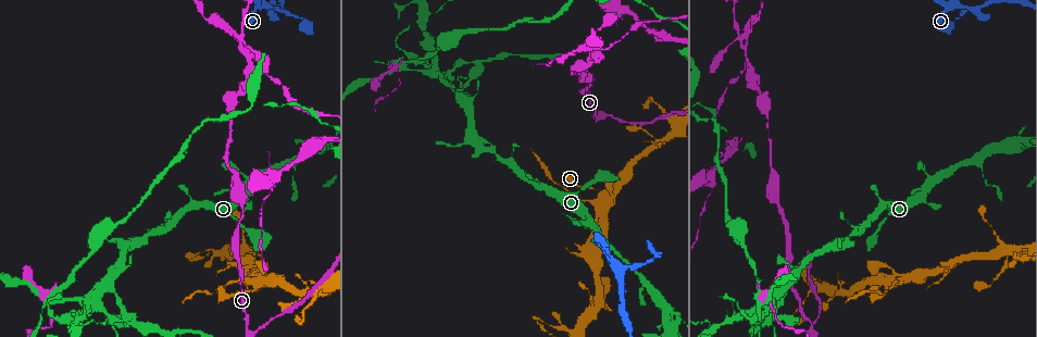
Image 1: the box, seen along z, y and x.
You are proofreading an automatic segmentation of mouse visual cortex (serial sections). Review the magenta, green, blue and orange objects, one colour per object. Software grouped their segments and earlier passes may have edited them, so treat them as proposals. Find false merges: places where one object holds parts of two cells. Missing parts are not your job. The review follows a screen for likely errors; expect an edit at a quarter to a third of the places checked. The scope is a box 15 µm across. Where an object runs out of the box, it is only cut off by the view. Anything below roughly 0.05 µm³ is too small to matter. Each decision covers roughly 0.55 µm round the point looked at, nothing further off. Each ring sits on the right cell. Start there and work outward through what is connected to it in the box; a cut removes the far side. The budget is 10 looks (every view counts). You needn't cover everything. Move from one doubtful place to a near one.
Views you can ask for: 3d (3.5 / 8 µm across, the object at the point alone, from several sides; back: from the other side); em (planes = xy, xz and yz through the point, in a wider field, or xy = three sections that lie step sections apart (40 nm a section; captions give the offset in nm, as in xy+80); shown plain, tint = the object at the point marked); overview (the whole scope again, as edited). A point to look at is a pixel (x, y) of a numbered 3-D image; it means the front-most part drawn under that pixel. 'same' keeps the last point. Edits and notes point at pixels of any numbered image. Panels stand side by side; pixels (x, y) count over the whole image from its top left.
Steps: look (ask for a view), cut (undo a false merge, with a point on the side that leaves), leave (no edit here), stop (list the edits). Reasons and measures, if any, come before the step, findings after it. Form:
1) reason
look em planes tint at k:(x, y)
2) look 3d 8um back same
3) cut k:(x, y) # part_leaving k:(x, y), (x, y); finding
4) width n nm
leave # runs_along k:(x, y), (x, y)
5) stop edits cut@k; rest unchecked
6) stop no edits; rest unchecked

thick turns thin
look 3d 8um at 1:(584, 201)

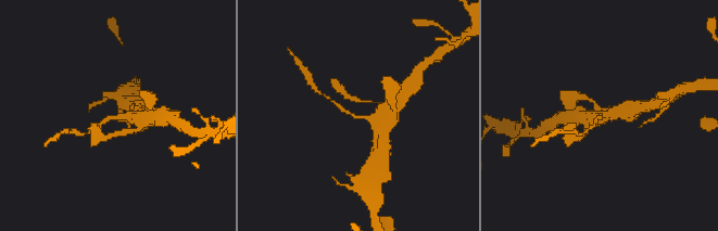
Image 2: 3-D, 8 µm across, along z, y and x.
arm_widths 150, 500 nm; shape alone is not enough
look em xy step 1 tint at 2:(599, 119)

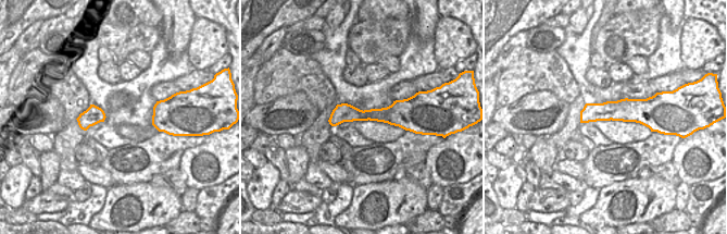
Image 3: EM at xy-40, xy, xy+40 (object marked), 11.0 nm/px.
cut 2:(342, 110) # border 3:(604, 102), (611, 119); a second cell is stuck on

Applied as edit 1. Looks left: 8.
small branch off a trunk
look 3d 8um back at 1:(327, 286)

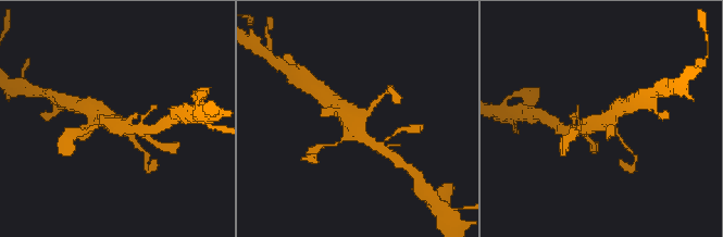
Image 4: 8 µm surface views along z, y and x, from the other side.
arms 4; arm_widths 150, 200, 350, 450 nm
look em planes tint at 4:(598, 123)

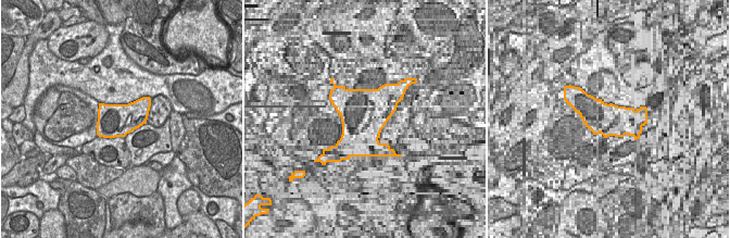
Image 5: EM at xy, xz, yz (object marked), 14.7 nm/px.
leave # runs_along 4:(374, 145), (340, 103); continuous, no second cell

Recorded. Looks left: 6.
two arms in line, one across
look 3d 3.5um at 1:(787, 285)

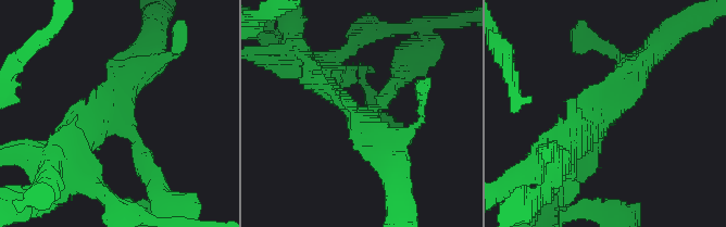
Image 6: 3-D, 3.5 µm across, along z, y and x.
arms 3; arm_widths 200, 350, 400 nm; need the tissue
look em xy step 1 tint at 6:(607, 114)

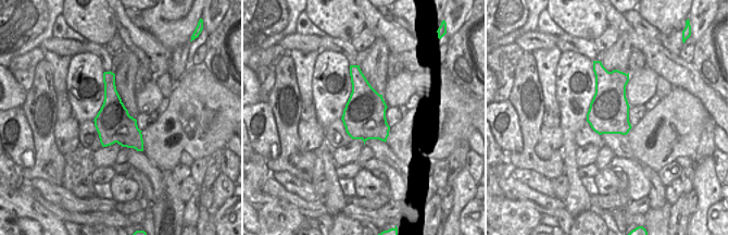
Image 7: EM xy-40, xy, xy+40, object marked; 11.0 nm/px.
look em planes tint same

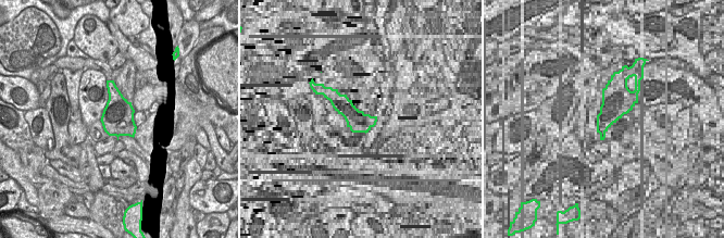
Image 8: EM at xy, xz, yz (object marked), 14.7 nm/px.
width 480 nm
leave # runs_along 6:(642, 63), (612, 110), (562, 150); all the same cell

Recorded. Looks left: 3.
thin neck
look em planes tint at 1:(200, 251)

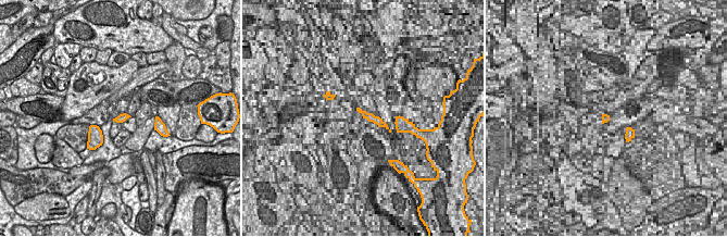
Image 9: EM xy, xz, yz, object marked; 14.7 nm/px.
wider look
look 3d 3.5um same

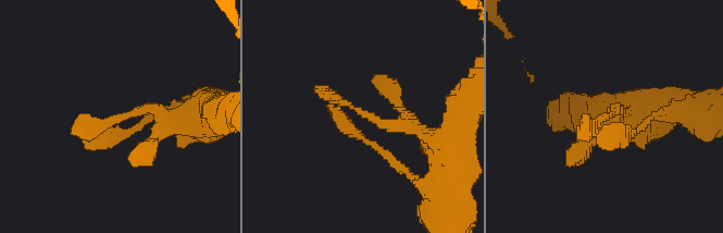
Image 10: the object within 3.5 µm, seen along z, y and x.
leave # runs_along 10:(190, 123), (137, 110), (94, 131), (108, 137); one cell here

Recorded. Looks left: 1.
stop edits cut@2; rest unchecked

